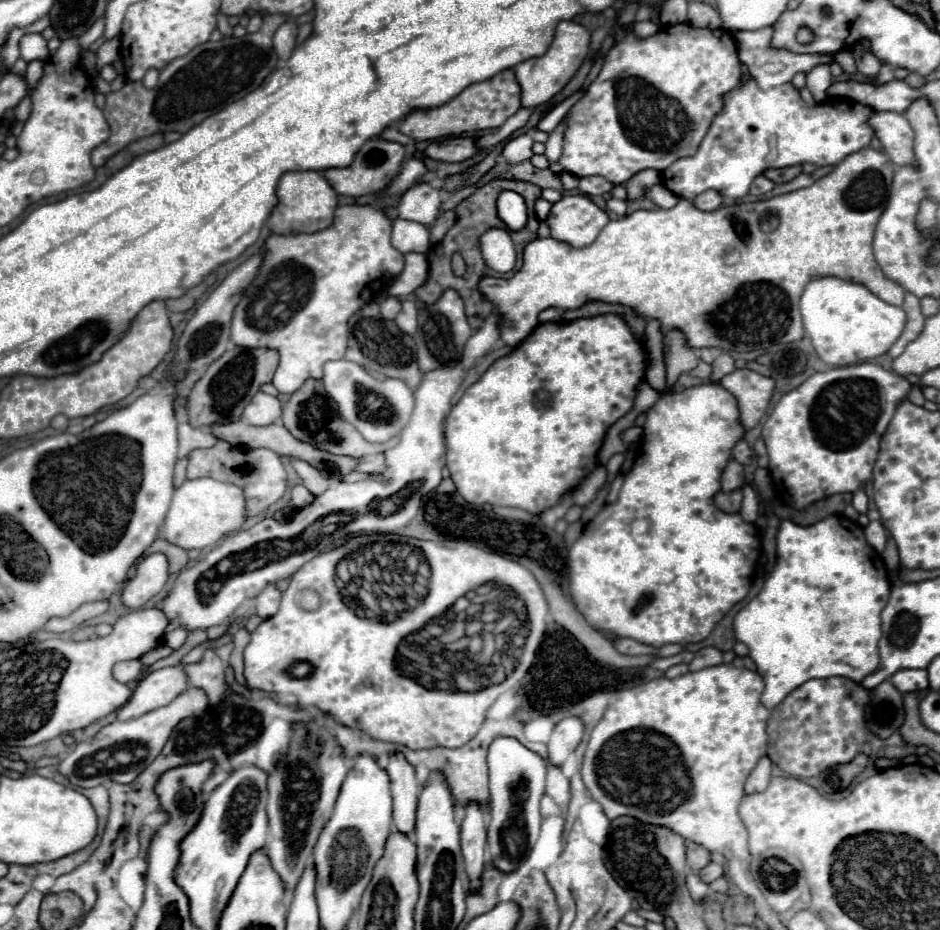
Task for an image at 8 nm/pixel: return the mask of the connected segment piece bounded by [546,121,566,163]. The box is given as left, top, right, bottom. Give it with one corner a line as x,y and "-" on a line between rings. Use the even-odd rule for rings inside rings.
562,121
550,135
548,143
546,143
546,157
550,159
550,163
554,163
560,155
562,155
562,139
564,139
564,129
566,129
566,121

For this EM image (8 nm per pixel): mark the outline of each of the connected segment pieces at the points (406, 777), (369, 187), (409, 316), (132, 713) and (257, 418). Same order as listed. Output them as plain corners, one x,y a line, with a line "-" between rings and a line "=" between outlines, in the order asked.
392,753
388,767
390,789
394,799
394,827
402,833
410,833
414,829
414,815
420,785
414,777
414,767
406,761
402,753
=
368,139
362,149
358,151
356,159
352,165
344,167
344,169
326,169
324,177
332,183
332,187
340,193
340,195
348,195
348,197
362,197
362,195
370,195
370,193
378,193
382,191
398,173
402,161
404,161
404,147
400,143
394,141
384,141
384,139
=
402,301
402,309
396,315
396,325
400,325
400,329
408,335
412,335
416,331
416,305
414,301
=
166,667
144,675
126,705
118,709
118,721
136,719
148,711
168,705
188,689
188,679
180,667
=
258,391
252,397
252,401
244,407
242,419
248,425
272,425
280,419
280,409
282,409
282,403
276,397

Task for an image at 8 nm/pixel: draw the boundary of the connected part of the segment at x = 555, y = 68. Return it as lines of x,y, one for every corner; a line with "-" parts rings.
560,21
548,51
542,57
522,61
520,65
514,67
522,87
522,107
538,107
542,103
548,103
572,79
572,75
578,71
588,51
590,51
590,31
576,21

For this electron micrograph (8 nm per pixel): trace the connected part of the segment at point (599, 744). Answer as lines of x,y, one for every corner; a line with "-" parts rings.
726,663
676,679
660,677
646,685
616,689
602,721
590,735
582,763
584,785
592,799
604,807
608,819
630,815
652,825
668,825
686,841
722,853
728,859
728,877
756,903
756,907
762,905
764,897
750,873
748,833
738,817
738,805
744,797
746,777
756,767
758,759
766,755
766,721
770,711
760,703
762,689
764,685
758,673

